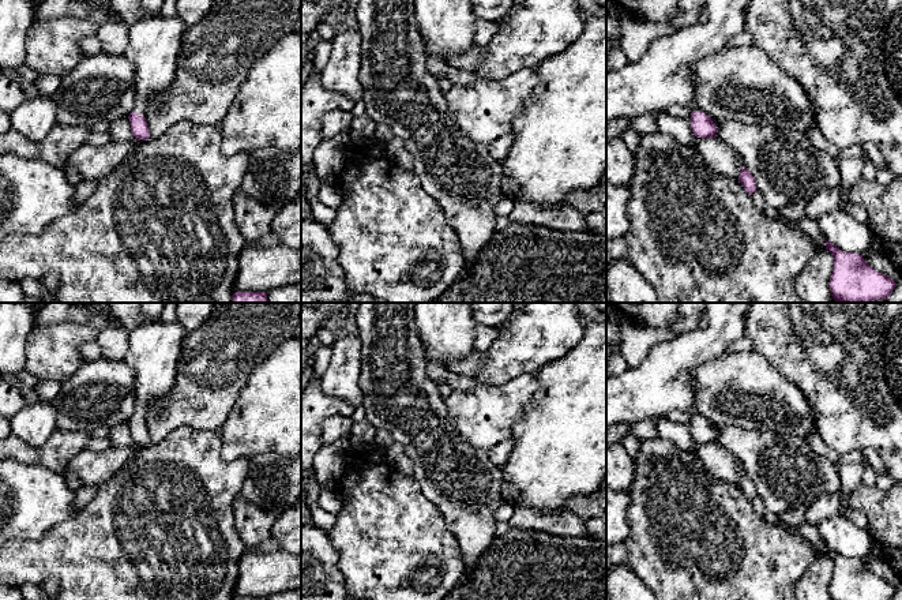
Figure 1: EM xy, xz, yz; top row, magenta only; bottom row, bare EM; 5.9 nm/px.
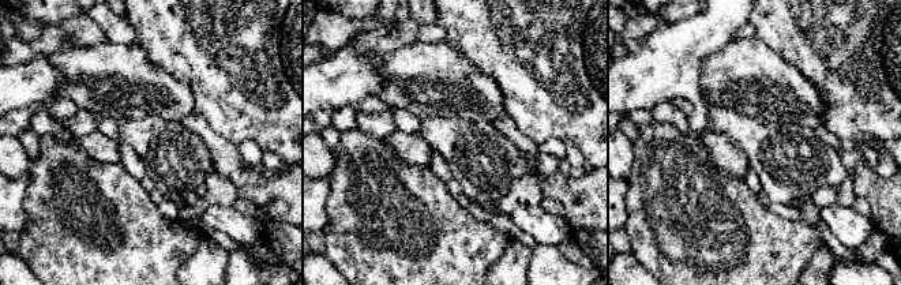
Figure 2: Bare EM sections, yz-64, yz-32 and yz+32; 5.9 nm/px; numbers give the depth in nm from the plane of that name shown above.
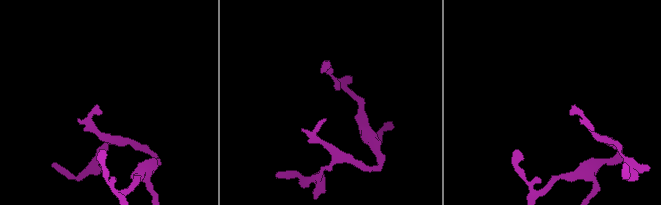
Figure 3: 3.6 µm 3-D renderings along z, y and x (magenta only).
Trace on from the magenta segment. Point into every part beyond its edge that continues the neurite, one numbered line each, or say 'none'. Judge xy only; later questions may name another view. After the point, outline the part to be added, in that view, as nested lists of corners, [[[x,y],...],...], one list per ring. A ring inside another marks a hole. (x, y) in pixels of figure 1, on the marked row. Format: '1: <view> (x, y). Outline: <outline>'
1: xy (154, 42). Outline: [[[153,15],[129,25],[125,56],[136,68],[136,100],[132,112],[146,113],[151,93],[166,89],[177,68],[181,34],[187,29],[181,18]]]

